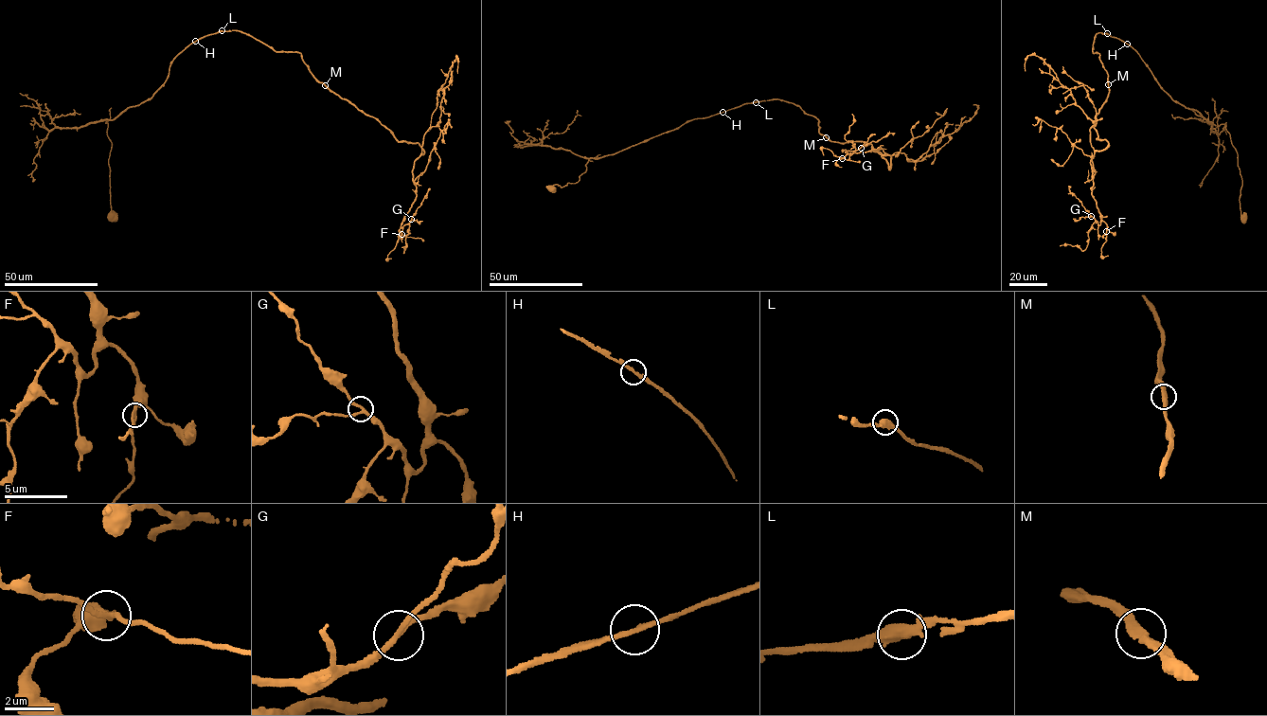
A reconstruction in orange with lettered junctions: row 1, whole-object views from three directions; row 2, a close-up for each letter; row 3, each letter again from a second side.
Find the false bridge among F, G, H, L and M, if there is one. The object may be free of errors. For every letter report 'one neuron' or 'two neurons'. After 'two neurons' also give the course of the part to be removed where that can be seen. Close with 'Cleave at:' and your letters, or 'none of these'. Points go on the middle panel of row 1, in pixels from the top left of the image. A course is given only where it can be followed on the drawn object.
F: one neuron
G: one neuron
H: one neuron
L: one neuron
M: one neuron
Cleave at: none of these

